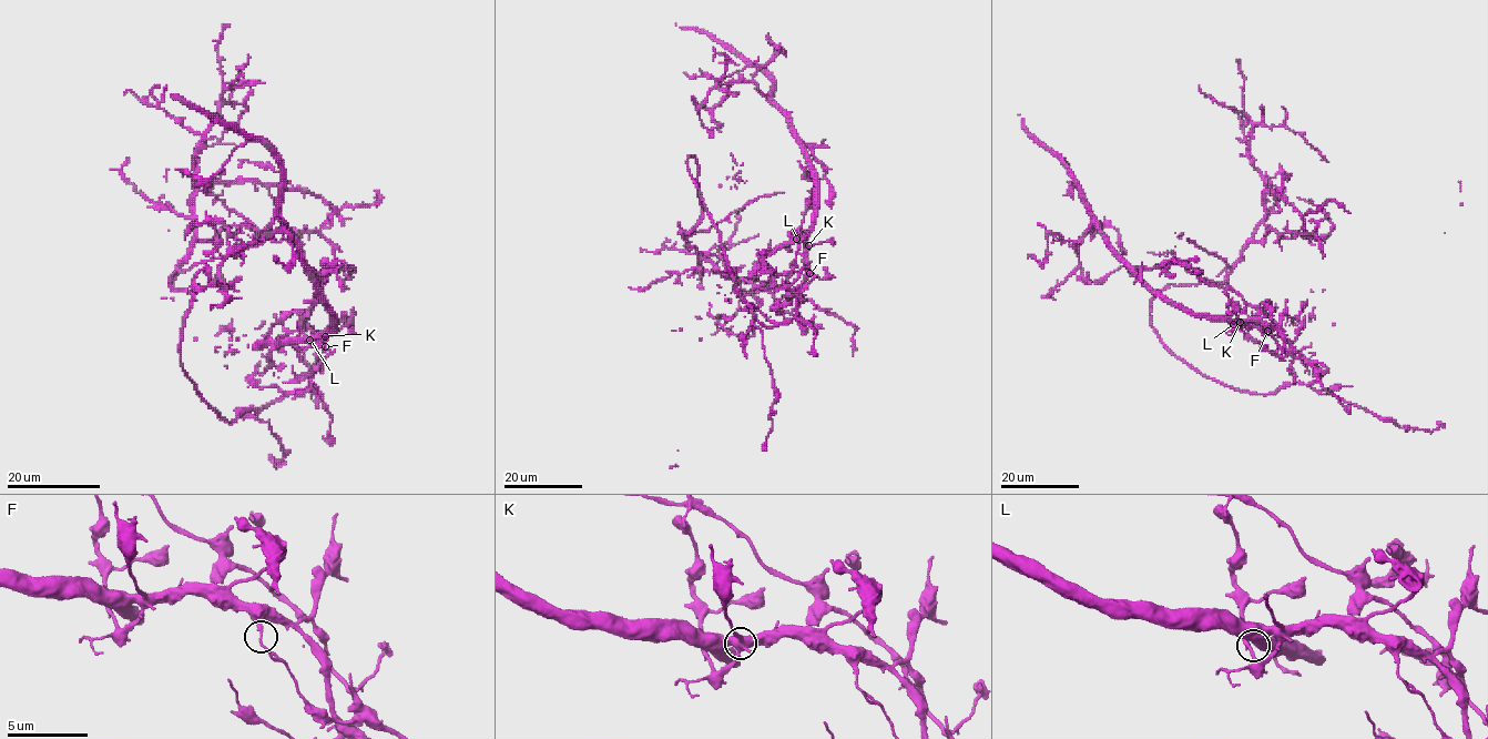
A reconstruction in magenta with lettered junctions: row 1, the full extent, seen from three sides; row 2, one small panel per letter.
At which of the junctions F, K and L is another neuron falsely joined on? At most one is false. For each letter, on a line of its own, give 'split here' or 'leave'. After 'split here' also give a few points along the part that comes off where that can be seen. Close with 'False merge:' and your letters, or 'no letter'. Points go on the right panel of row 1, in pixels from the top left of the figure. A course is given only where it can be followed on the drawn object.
F: split here | (1269, 331), (1321, 376), (1226, 386), (1164, 345), (1150, 306), (1170, 284), (1225, 282), (1267, 192), (1349, 213)
K: leave
L: leave
False merge: F

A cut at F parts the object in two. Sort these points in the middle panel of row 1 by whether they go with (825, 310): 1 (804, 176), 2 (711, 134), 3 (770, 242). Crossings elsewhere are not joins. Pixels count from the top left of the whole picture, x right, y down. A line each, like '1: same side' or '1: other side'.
1: other side
2: other side
3: other side

